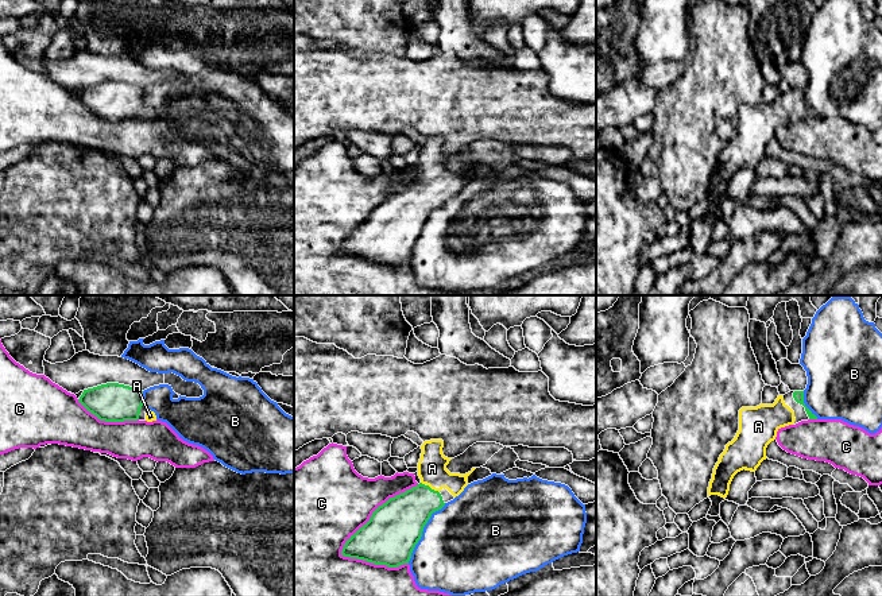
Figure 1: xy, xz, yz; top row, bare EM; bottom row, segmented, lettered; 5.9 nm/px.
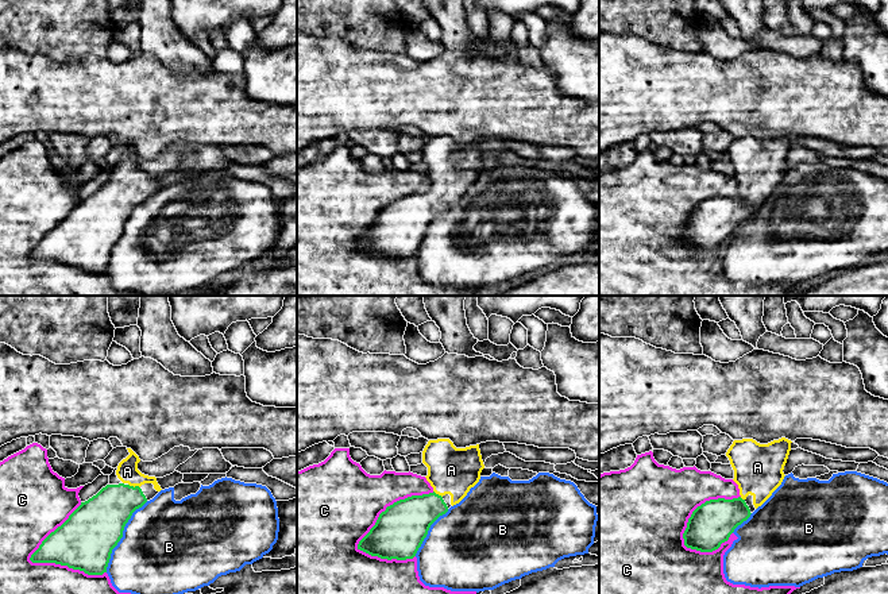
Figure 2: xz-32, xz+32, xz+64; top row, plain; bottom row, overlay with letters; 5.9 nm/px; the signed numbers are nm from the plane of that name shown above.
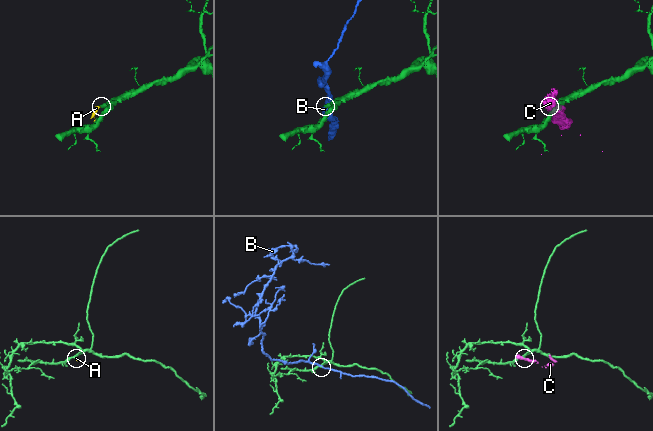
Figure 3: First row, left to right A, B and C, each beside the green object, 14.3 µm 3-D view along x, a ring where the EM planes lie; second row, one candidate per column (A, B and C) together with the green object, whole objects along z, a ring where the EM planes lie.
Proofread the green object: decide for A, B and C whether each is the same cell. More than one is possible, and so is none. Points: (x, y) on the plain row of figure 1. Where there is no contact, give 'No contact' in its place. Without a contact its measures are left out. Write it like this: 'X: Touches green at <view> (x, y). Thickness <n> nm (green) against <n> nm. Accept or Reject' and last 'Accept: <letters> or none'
A: Touches green at xz (433, 188). Thickness 280 nm (green) against 180 nm. Accept
B: Touches green at xz (422, 228). Thickness 320 nm (green) against 500 nm. Reject
C: Touches green at xz (374, 209). Thickness 320 nm (green) against 440 nm. Reject
Accept: A

